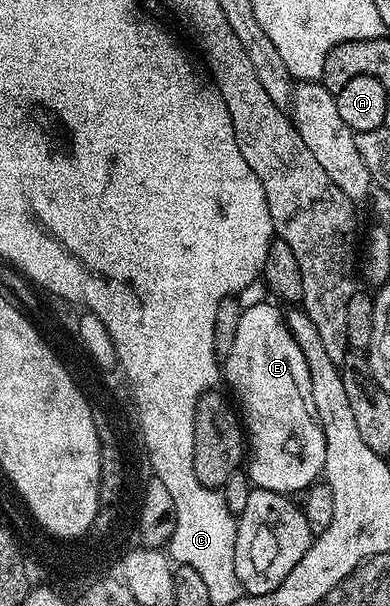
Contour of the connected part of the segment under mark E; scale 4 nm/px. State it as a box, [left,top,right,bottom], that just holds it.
[222,304,326,494]

